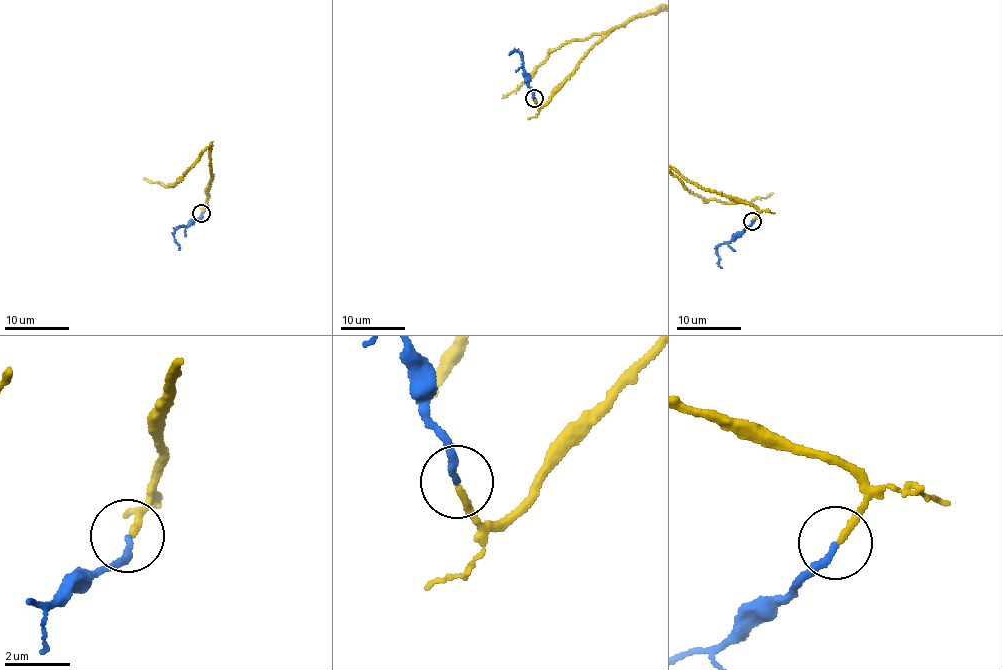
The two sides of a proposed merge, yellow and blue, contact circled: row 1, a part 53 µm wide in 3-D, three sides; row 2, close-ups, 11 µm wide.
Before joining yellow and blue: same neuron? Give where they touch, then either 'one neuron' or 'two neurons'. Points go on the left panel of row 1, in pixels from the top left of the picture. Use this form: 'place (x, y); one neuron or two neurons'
place (201, 213); one neuron

